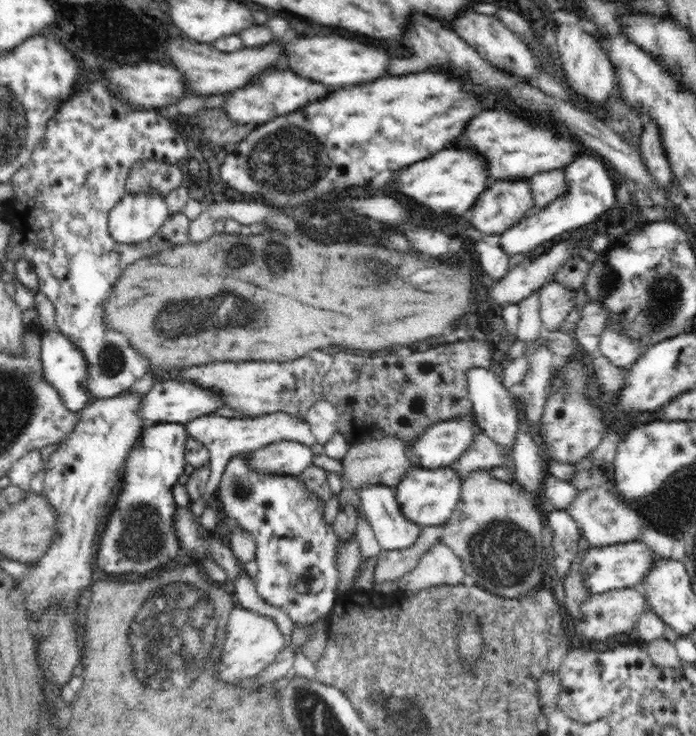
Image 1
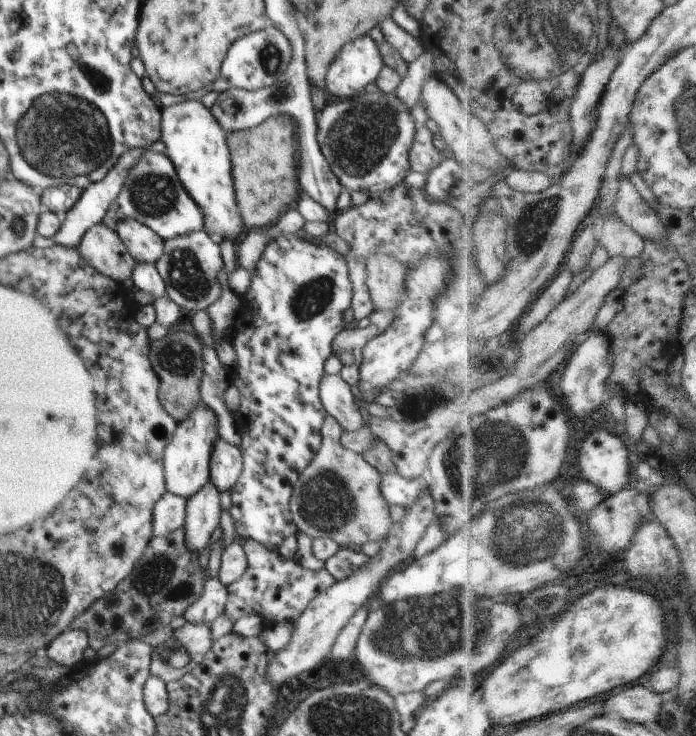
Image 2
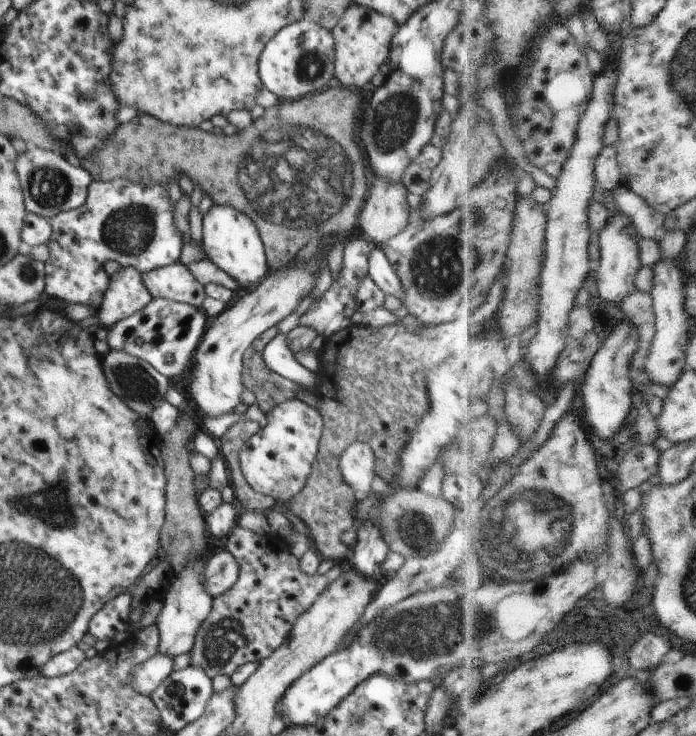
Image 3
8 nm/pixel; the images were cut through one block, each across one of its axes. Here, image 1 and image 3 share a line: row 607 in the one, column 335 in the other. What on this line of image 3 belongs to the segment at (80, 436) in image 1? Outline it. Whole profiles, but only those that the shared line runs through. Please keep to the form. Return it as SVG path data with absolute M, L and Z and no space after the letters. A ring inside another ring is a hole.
M352 2L331 30L334 40L335 77L350 89L360 90L362 86L366 86L379 71L380 65L389 60L393 38L398 29L399 25L390 16Z

